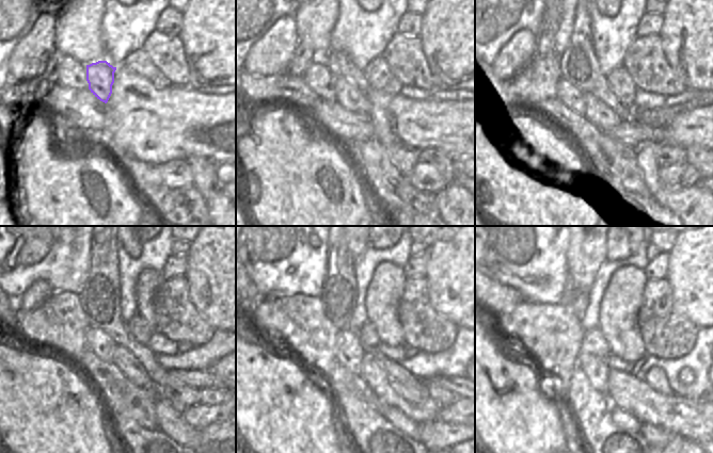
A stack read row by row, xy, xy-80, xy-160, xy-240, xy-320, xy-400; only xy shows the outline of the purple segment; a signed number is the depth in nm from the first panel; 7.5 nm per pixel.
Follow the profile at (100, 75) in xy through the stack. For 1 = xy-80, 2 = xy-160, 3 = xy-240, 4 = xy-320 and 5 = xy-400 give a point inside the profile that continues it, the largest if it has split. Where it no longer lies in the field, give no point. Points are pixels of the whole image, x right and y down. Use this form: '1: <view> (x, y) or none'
1: xy-80 (347, 94)
2: xy-160 (602, 116)
3: xy-240 (125, 360)
4: xy-320 (394, 385)
5: xy-400 (626, 390)

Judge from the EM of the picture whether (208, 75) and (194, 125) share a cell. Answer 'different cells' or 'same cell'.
different cells

